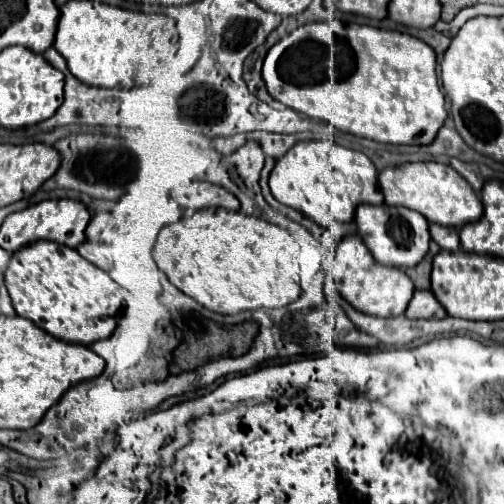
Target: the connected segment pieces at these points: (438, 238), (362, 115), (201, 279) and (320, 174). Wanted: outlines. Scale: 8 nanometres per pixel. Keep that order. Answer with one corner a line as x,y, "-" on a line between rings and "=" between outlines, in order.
430,225
432,239
446,251
458,251
460,249
460,237
456,227
444,227
444,225
=
326,19
326,21
316,21
316,23
306,23
298,29
294,29
290,35
286,35
284,39
280,39
266,55
264,65
262,65
262,77
264,83
268,87
268,93
284,103
286,107
304,113
312,119
322,119
328,121
330,125
334,125
338,131
344,133
352,133
356,137
366,137
378,143
392,143
392,145
428,145
430,141
434,141
438,129
442,127
444,119
446,119
446,99
438,87
438,75
436,75
436,55
432,51
432,47
428,47
424,41
406,35
406,33
398,33
398,31
388,31
388,29
378,29
378,27
370,27
370,25
356,25
350,23
348,27
336,19
=
200,209
192,217
182,217
178,223
164,227
152,249
152,257
160,271
188,297
196,299
200,305
214,313
234,315
246,309
260,307
284,307
298,299
300,295
300,275
298,275
298,243
294,237
278,225
264,219
244,215
242,211
226,209
=
300,141
270,173
270,191
278,201
298,209
302,215
324,225
337,239
343,237
343,223
352,223
356,207
362,203
384,203
378,189
376,167
372,161
354,149
346,149
334,141

